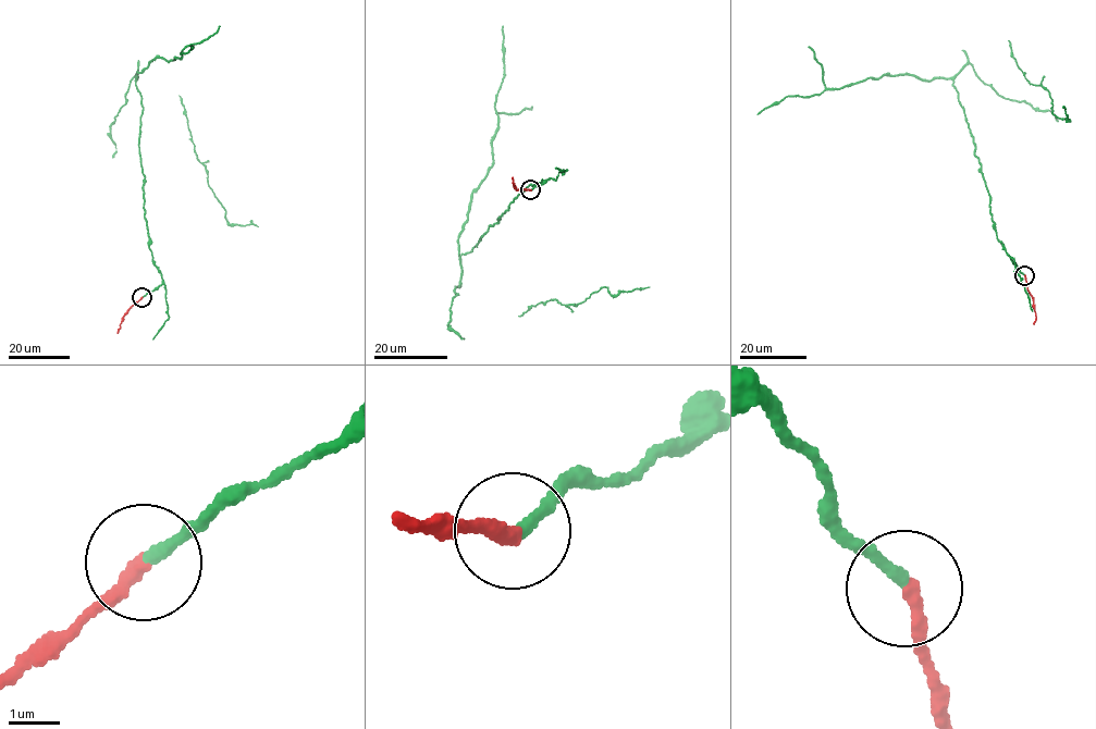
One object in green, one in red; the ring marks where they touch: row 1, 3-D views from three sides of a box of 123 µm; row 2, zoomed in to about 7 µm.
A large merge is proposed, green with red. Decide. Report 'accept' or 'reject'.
accept

